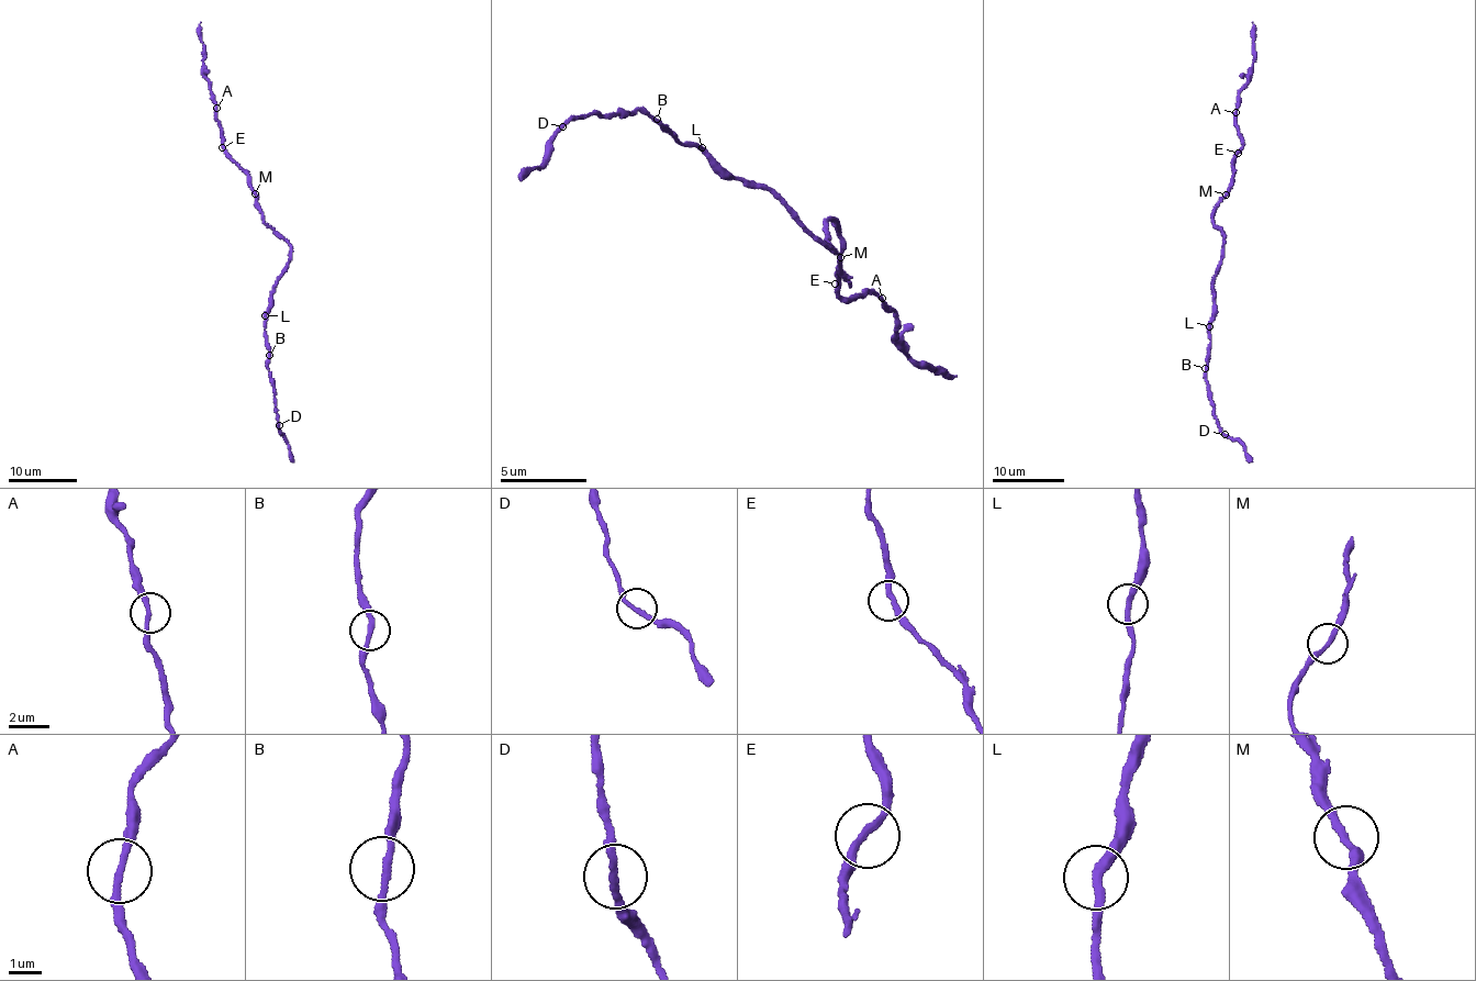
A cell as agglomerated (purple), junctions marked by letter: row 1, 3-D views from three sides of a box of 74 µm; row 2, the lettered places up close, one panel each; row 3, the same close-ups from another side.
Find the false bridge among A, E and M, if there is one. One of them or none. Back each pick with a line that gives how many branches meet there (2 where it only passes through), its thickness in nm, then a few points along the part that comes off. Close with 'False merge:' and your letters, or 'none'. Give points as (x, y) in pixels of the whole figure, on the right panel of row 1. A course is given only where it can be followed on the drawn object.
False merge: none

